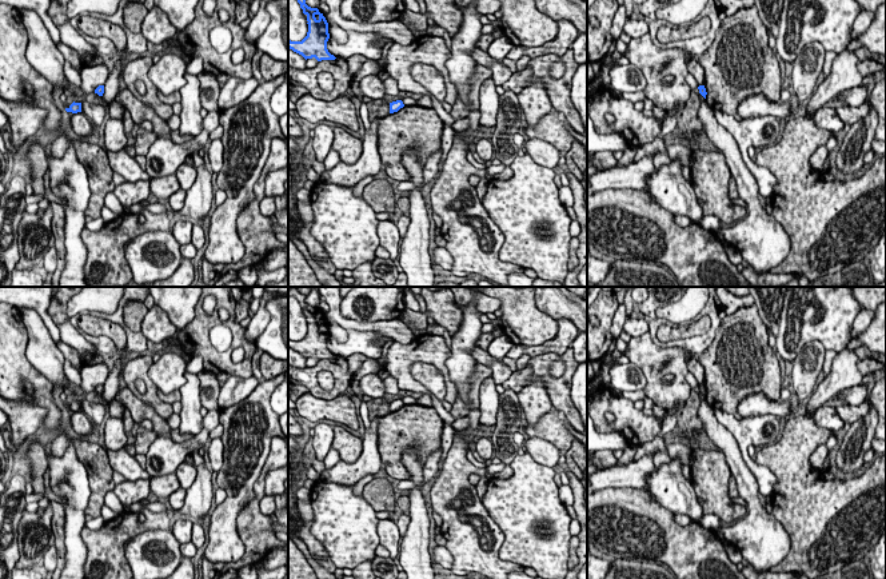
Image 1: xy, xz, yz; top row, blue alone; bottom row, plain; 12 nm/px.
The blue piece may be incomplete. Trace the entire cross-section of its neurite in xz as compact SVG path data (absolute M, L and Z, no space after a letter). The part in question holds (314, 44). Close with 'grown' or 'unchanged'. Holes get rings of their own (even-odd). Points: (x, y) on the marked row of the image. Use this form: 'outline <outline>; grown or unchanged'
outline M298 0L303 13L307 16L308 32L302 41L288 40L288 48L302 55L306 60L315 57L318 61L335 60L327 49L327 41L330 39L328 23L323 13L318 8L311 8L306 4L306 0Z; unchanged

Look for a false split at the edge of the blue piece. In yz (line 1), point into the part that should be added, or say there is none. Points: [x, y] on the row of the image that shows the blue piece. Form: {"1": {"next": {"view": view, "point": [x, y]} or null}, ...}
{"1": {"next": null}}

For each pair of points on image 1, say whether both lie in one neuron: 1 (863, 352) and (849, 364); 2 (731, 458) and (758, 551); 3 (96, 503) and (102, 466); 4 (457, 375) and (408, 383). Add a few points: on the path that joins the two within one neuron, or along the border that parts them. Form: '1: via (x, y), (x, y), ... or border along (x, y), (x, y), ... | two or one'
1: border along (853, 352), (859, 359) | two
2: via (746, 480), (757, 511), (758, 528) | one
3: via (98, 494), (100, 475) | one
4: border along (449, 350), (446, 367), (458, 394) | two

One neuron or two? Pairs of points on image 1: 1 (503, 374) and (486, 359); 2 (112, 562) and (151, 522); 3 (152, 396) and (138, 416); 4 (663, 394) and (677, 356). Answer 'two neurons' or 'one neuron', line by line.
1: one neuron
2: one neuron
3: two neurons
4: one neuron

